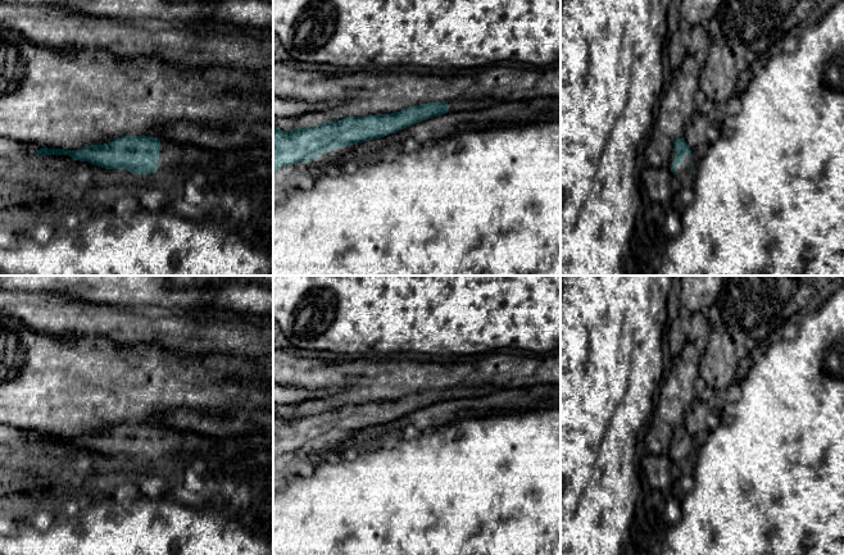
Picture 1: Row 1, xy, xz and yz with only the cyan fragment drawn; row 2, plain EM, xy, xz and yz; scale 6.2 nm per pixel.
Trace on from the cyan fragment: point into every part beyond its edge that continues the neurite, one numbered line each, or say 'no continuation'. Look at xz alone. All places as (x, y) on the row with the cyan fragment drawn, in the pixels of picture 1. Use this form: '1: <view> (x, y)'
1: xz (461, 105)

